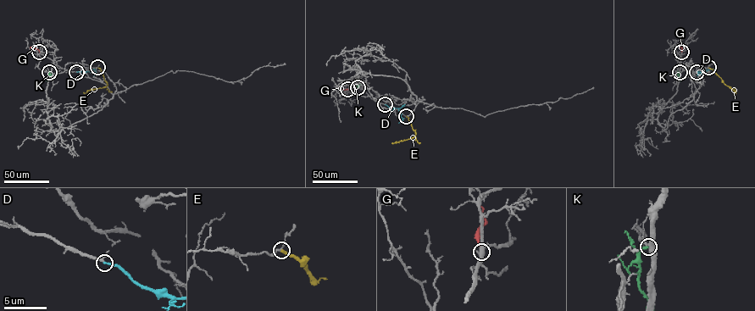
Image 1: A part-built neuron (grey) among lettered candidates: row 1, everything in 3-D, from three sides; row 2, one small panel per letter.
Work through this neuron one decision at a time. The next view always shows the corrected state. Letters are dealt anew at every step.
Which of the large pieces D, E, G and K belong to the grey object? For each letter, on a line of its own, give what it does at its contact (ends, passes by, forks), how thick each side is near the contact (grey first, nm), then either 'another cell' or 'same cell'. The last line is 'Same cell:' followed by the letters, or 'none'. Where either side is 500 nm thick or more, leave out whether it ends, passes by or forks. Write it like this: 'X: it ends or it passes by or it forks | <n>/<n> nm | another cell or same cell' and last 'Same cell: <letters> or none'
D: it ends | 180/200 nm | same cell
E: it ends | 150/320 nm | another cell
G: it ends | 400/240 nm | another cell
K: it ends | 400/240 nm | another cell
Same cell: D

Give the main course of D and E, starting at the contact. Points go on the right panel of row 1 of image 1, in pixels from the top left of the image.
D: (696, 72), (715, 70)
E: (708, 67), (735, 92)

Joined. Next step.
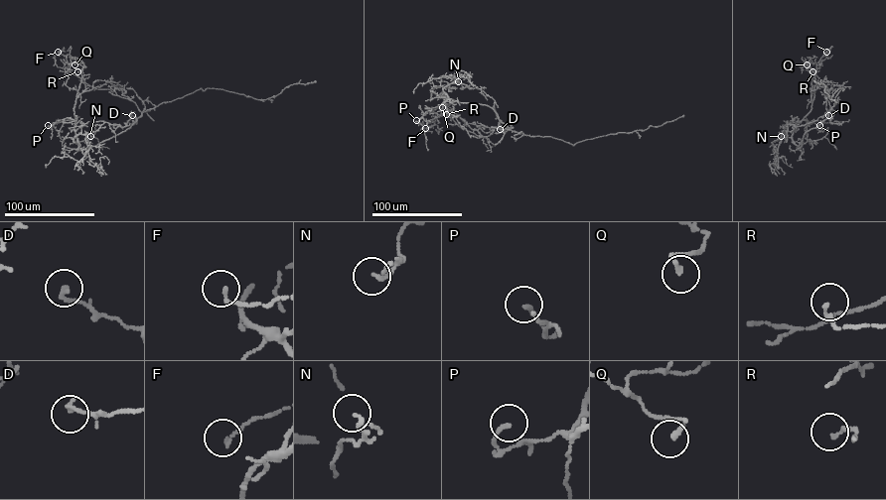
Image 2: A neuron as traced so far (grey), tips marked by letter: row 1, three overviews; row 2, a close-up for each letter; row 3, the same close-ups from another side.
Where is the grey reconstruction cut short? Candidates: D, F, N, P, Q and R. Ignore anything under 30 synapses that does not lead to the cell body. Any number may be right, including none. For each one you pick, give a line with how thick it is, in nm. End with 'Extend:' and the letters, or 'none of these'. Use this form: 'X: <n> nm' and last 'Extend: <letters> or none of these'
Extend: none of these

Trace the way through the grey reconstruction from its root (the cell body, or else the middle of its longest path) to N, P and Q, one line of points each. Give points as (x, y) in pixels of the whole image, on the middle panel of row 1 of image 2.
N: (503, 123), (487, 105), (447, 99), (443, 89), (458, 81)
P: (503, 123), (489, 106), (447, 99), (445, 93), (442, 104), (428, 109), (416, 120)
Q: (503, 123), (489, 106), (447, 99), (445, 93), (442, 112), (445, 115), (432, 111), (438, 106), (442, 107)

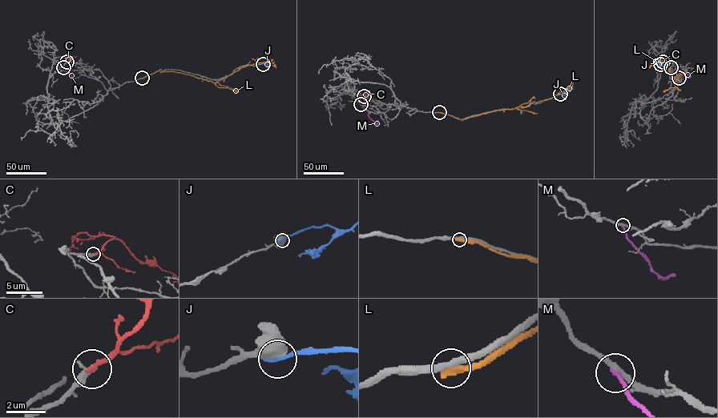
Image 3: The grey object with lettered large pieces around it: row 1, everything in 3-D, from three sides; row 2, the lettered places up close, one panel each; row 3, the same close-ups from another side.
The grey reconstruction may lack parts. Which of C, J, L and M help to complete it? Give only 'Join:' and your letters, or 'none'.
Join: C

